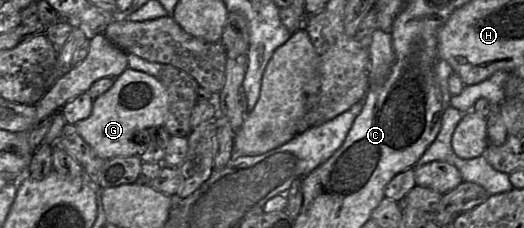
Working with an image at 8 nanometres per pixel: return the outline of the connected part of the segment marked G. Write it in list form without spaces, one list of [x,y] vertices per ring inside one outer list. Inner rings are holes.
[[[127,67],[114,79],[112,87],[94,99],[90,116],[75,124],[77,133],[107,160],[113,157],[139,156],[147,150],[147,129],[162,127],[167,119],[169,95],[165,86],[144,72]],[[145,136],[145,144],[143,137]]]

